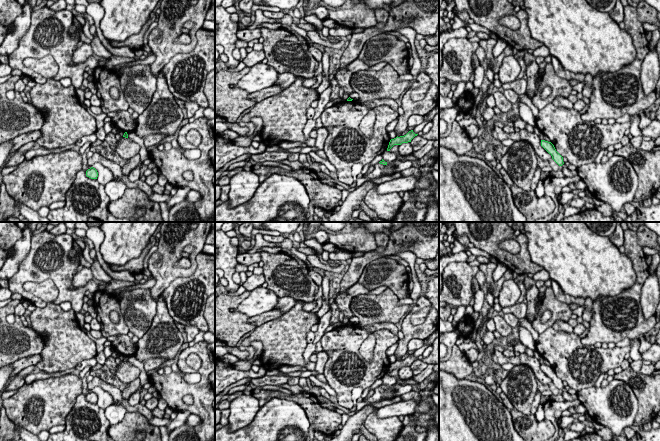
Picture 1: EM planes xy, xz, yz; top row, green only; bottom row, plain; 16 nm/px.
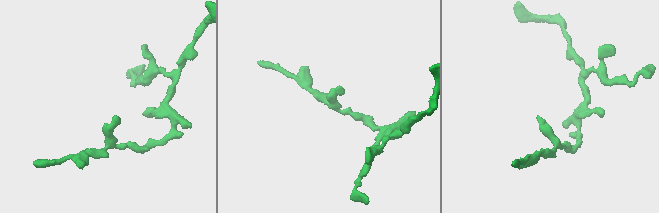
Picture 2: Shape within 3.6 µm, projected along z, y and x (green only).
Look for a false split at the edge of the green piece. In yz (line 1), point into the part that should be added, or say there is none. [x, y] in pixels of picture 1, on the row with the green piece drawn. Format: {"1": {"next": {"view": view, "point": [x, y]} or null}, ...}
{"1": {"next": null}}

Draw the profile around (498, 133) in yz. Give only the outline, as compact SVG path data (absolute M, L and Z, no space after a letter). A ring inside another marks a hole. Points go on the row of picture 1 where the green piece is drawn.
M494 127L492 131L492 136L499 141L506 139L511 139L513 141L527 141L532 145L536 155L538 155L542 160L548 161L552 158L551 154L549 154L541 146L539 136L535 133L528 132L526 129L520 129L519 132L506 133L503 128Z

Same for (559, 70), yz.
M551 55L551 63L554 67L555 73L566 80L575 79L579 83L584 81L585 75L583 73L573 73L571 71L565 70L561 63L559 62L558 58Z

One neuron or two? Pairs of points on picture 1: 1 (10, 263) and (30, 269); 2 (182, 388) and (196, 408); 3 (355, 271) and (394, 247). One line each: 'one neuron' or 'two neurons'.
1: two neurons
2: one neuron
3: one neuron

